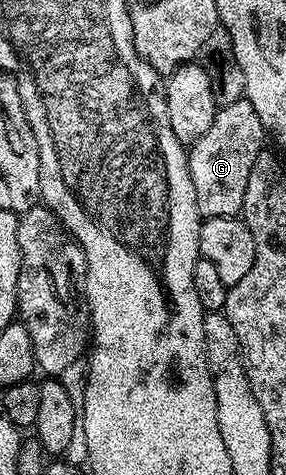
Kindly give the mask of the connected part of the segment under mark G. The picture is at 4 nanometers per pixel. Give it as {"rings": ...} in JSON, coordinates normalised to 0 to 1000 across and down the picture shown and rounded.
{"rings":[[[860,206],[801,215],[801,223],[755,234],[731,274],[703,282],[664,305],[654,322],[661,366],[675,375],[675,400],[689,408],[689,442],[710,459],[832,457],[857,425],[857,392],[871,383],[871,364],[885,341],[927,316],[927,280],[899,232],[885,232]]]}

